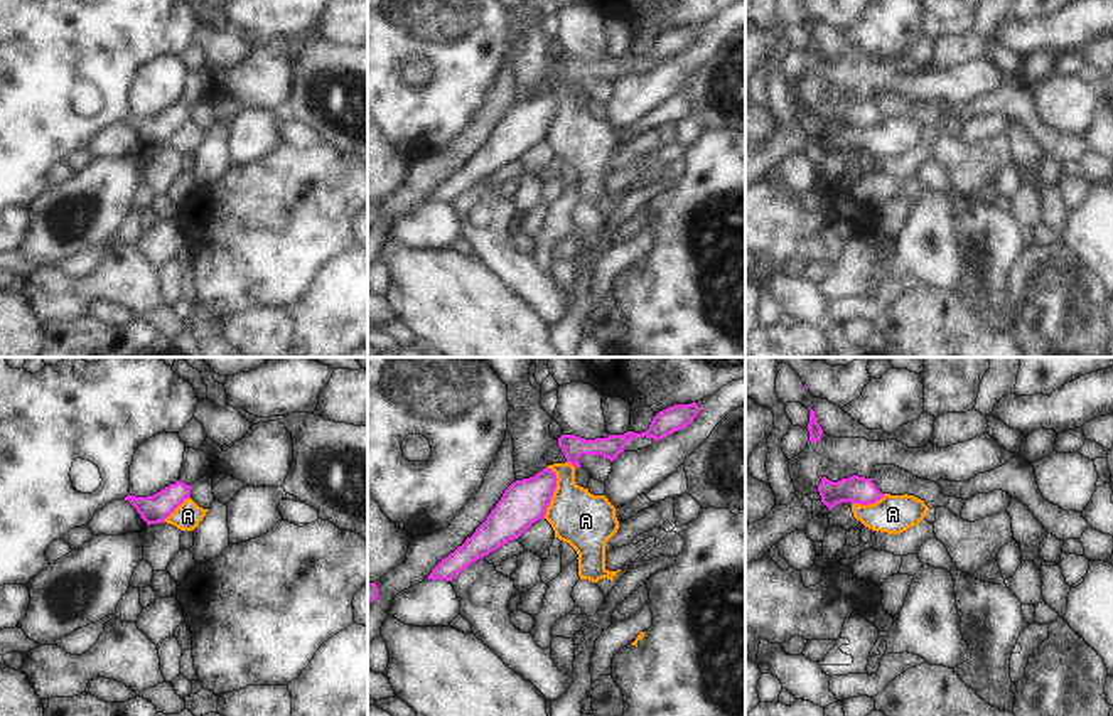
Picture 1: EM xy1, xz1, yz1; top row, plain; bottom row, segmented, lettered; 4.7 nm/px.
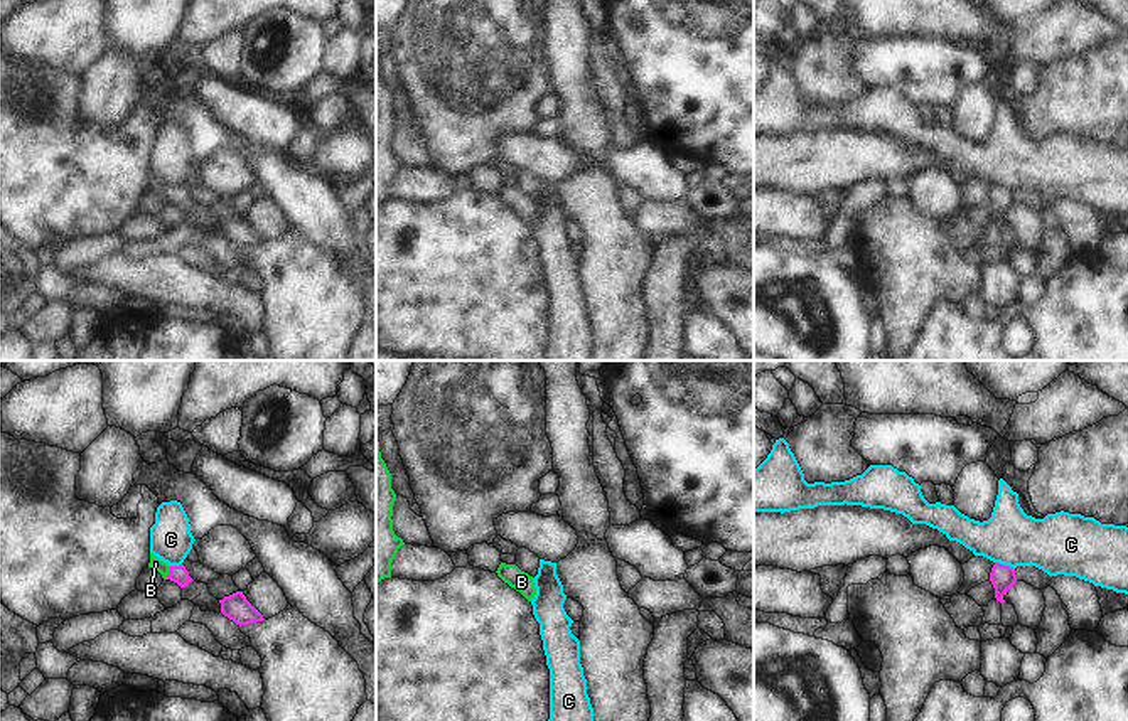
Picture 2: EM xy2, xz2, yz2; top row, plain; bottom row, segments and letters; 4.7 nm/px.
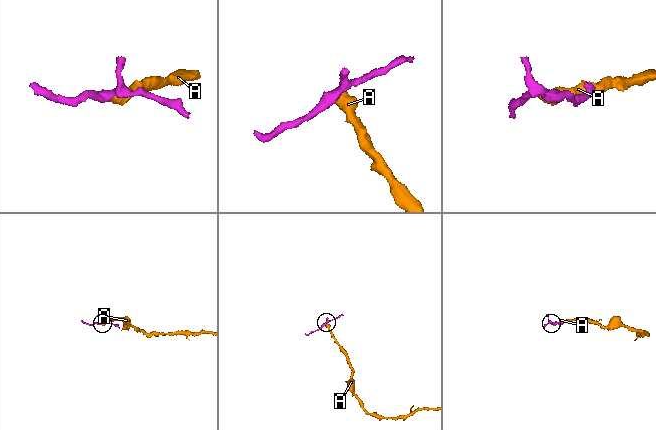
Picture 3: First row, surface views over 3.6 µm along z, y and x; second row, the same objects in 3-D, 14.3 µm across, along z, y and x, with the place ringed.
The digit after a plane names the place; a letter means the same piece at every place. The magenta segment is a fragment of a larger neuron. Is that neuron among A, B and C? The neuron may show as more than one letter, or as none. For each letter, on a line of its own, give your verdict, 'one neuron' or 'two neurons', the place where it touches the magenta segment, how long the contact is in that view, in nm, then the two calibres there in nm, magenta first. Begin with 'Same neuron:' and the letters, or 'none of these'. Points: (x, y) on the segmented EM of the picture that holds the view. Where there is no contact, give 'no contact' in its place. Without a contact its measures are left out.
Same neuron: B
A: two neurons | xz1 (553, 491) | 260 nm | 220/260 nm
B: one neuron | xy2 (169, 573) | 70 nm | 90/60 nm
C: two neurons | yz2 (1005, 566) | 100 nm | 120/260 nm

